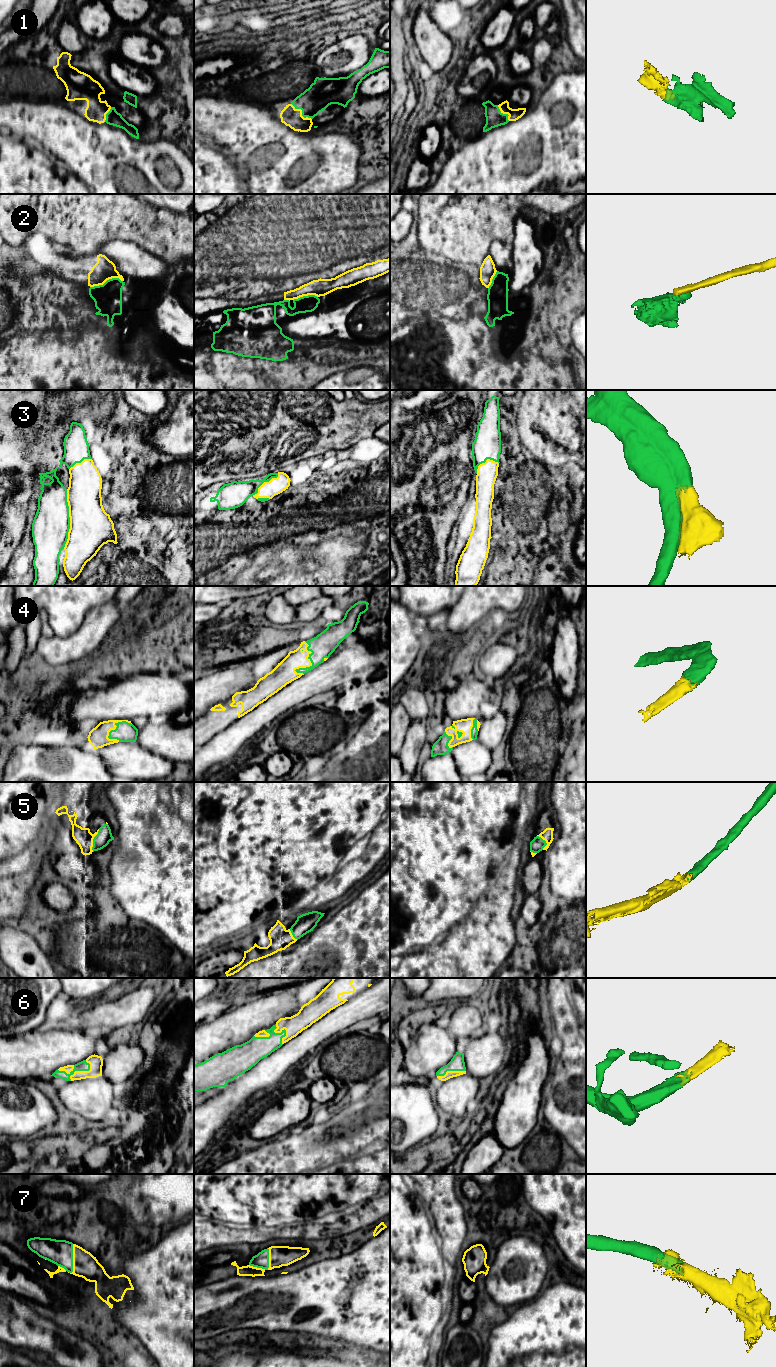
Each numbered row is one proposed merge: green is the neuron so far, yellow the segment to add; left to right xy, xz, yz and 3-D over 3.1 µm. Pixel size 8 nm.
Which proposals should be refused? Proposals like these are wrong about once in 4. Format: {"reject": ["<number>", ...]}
{"reject": ["2"]}

